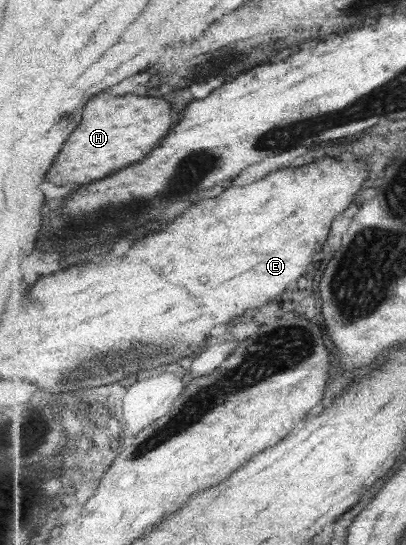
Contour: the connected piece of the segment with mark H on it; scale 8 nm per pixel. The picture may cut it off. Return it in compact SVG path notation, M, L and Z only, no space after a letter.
M100 93L84 109L84 123L80 123L76 135L68 139L47 179L58 186L68 183L90 184L106 179L124 167L144 161L156 147L160 147L180 119L182 113L178 113L166 99L160 97L138 97L134 94L112 97Z

